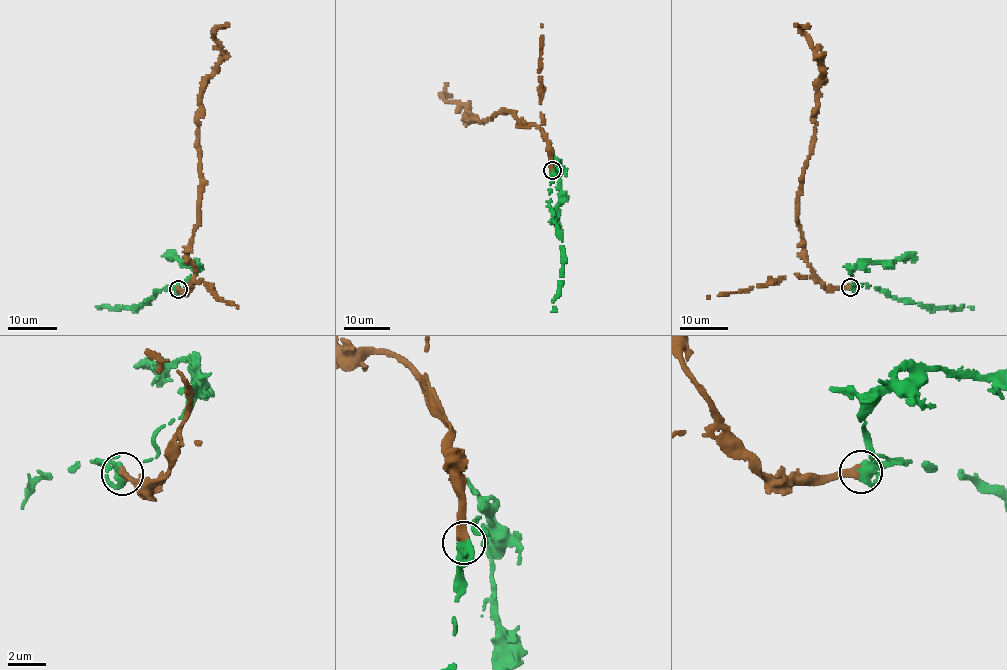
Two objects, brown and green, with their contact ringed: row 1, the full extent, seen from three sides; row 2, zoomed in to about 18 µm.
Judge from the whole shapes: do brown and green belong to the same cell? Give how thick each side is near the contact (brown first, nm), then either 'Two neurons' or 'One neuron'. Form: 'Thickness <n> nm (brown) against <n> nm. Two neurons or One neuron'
Thickness 360 nm (brown) against 400 nm. One neuron

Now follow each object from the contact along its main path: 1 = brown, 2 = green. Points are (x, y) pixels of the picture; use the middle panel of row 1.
1: (552, 170), (538, 127), (505, 111), (466, 120), (464, 106), (444, 98), (446, 82)
2: (552, 170), (551, 210), (556, 234), (561, 239), (562, 264), (552, 312)

